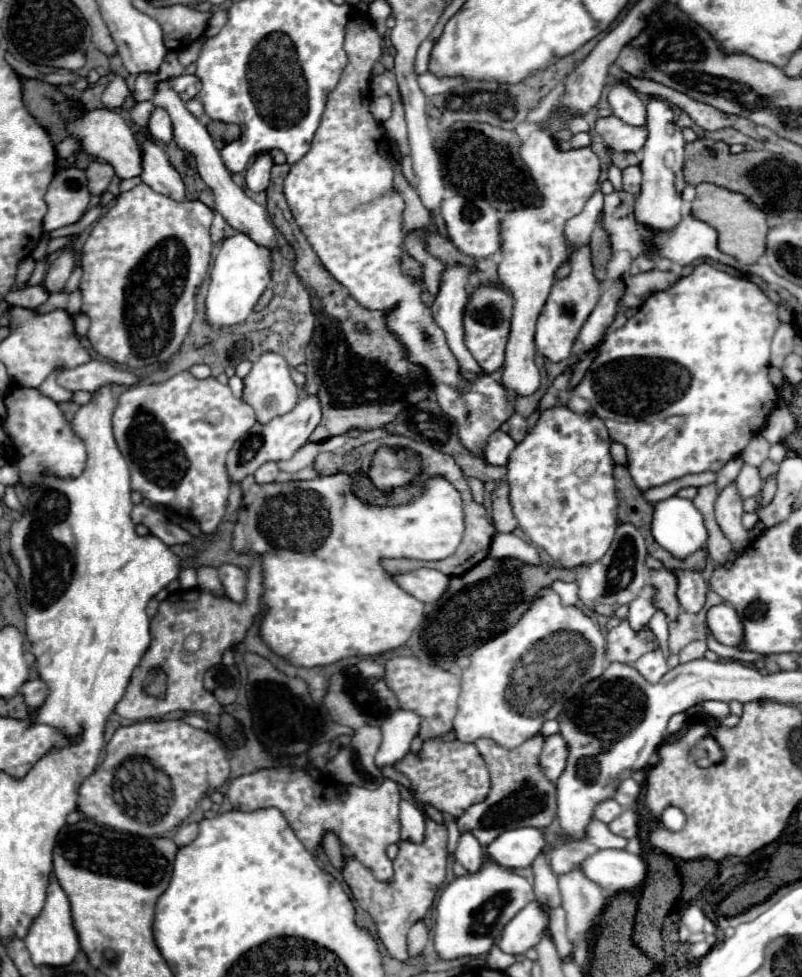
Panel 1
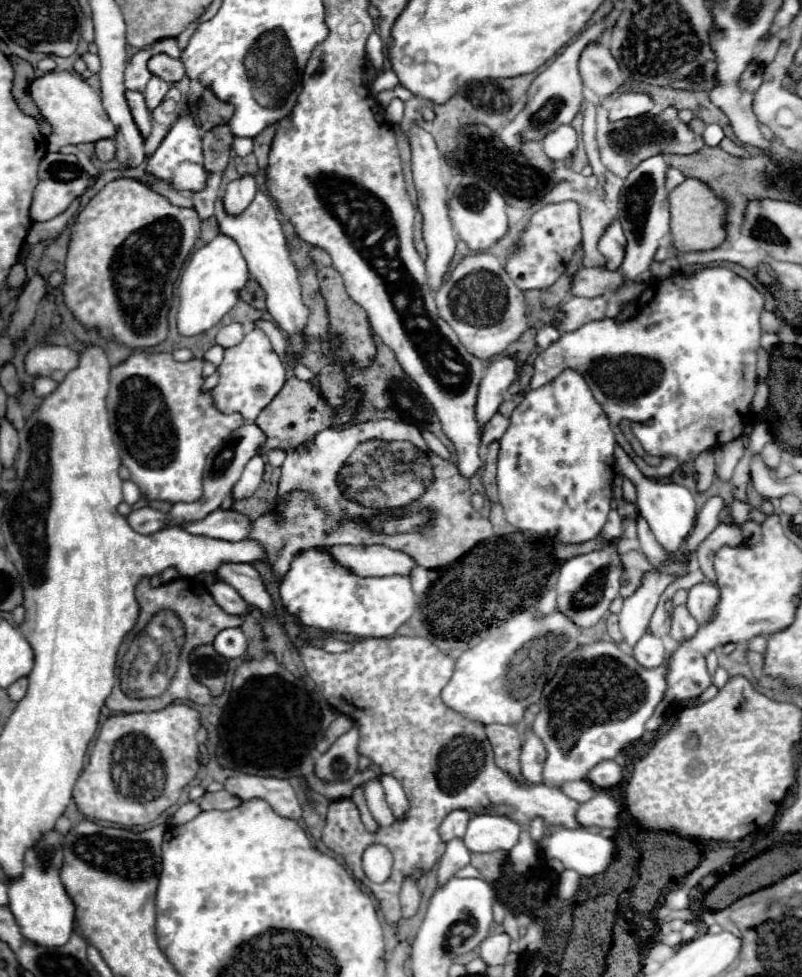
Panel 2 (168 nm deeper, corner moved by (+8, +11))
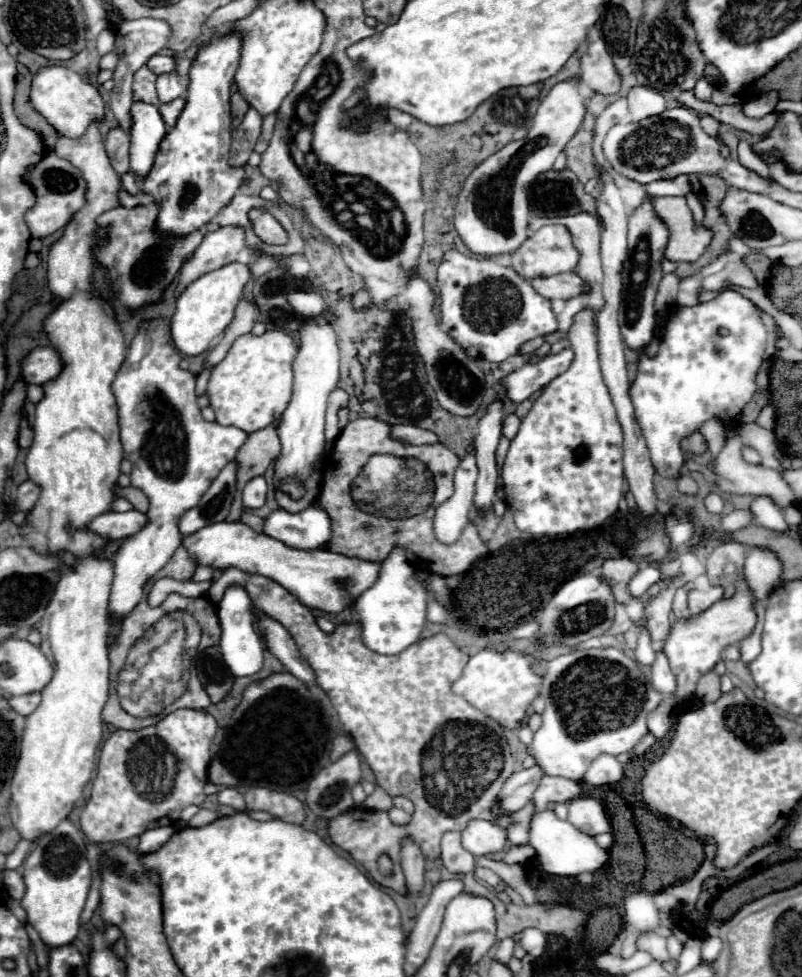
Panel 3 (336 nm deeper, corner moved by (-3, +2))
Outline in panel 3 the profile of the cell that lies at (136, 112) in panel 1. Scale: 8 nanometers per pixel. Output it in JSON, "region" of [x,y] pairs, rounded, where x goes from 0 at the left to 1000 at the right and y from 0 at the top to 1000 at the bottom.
{"region":[[[171,103],[163,110],[166,130],[163,130],[163,175],[171,181],[181,181],[188,175],[193,157],[198,155],[198,144],[208,138],[208,128],[193,107]]]}

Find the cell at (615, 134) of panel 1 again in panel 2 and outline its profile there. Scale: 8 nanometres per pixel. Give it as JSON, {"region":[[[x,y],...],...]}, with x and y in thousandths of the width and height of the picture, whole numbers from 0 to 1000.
{"region":[[[783,92],[783,94],[776,94],[763,111],[761,111],[761,123],[776,123],[776,121],[793,121],[793,119],[800,119],[800,117],[808,117],[813,113],[815,104],[808,96],[800,96],[800,94],[791,94],[791,92]]]}

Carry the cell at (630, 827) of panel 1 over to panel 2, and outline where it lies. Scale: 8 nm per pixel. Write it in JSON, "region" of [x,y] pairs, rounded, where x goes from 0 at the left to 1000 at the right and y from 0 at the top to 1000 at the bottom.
{"region":[[[743,811],[736,819],[726,821],[718,829],[718,839],[723,845],[746,845],[746,847],[768,847],[771,845],[771,823],[756,811]]]}

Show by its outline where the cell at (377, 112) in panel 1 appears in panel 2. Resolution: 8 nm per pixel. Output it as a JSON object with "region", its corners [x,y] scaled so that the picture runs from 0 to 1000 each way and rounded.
{"region":[[[479,68],[479,74],[469,78],[469,82],[466,82],[466,86],[464,86],[464,90],[461,90],[461,92],[464,92],[464,96],[469,98],[471,94],[476,94],[476,92],[486,92],[486,90],[491,90],[494,86],[496,86],[494,76],[489,74],[489,70]]]}

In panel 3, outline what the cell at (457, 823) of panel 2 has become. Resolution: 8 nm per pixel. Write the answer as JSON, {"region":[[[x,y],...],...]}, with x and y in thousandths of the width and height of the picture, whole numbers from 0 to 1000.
{"region":[[[560,851],[550,861],[550,881],[560,894],[587,894],[592,889],[592,877],[575,865],[575,853]]]}

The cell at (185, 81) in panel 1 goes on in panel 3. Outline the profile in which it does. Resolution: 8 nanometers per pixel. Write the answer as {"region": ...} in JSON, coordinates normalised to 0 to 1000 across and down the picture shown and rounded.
{"region":[[[191,56],[186,62],[183,62],[183,69],[196,75],[196,77],[203,77],[203,75],[213,75],[218,73],[218,60],[211,58],[211,56]]]}

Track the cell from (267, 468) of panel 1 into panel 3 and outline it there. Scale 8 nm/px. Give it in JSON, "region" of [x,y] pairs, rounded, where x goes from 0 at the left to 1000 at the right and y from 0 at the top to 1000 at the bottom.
{"region":[[[318,488],[313,490],[305,501],[303,501],[303,517],[308,521],[320,521],[320,519],[328,519],[333,511],[333,492],[330,488]]]}

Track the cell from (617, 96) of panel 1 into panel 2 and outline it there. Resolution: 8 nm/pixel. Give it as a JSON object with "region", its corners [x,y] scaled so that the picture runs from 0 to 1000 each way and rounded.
{"region":[[[741,41],[726,51],[721,72],[726,86],[748,100],[758,100],[778,86],[776,74],[753,41]]]}

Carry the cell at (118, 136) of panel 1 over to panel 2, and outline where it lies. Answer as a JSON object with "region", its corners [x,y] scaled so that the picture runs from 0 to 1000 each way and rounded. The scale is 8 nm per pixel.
{"region":[[[65,72],[52,78],[45,78],[35,94],[42,106],[50,111],[55,123],[65,129],[65,137],[60,139],[60,154],[72,156],[82,147],[102,147],[102,145],[122,145],[125,141],[142,141],[142,127],[130,119],[125,96],[110,88],[110,84],[95,74]]]}

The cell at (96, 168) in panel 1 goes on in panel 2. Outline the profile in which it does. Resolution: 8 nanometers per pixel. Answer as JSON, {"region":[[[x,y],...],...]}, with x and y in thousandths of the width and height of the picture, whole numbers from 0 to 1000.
{"region":[[[127,141],[120,145],[120,160],[127,164],[127,166],[135,166],[140,164],[145,158],[145,147],[140,141]]]}

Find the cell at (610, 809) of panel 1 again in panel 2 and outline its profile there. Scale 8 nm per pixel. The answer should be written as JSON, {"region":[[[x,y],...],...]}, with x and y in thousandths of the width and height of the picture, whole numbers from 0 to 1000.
{"region":[[[716,798],[716,800],[703,800],[698,805],[698,809],[711,815],[713,819],[718,821],[728,821],[728,819],[736,819],[741,813],[743,813],[743,807],[733,800],[733,798]]]}

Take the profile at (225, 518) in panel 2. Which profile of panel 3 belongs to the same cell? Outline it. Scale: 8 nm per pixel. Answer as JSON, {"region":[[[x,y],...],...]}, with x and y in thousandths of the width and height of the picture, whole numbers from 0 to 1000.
{"region":[[[395,517],[368,527],[345,521],[330,531],[328,546],[368,562],[400,562],[413,552],[413,533]]]}

